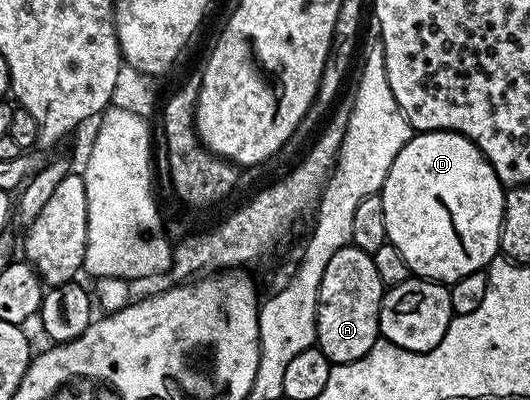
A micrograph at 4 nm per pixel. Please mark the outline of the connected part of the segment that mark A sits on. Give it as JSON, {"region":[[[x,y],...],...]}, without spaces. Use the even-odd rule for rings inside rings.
{"region":[[[350,244],[331,256],[327,272],[323,272],[323,284],[319,284],[315,343],[329,363],[354,362],[371,352],[381,333],[379,312],[386,289],[379,280],[373,256],[363,252],[363,248]]]}

